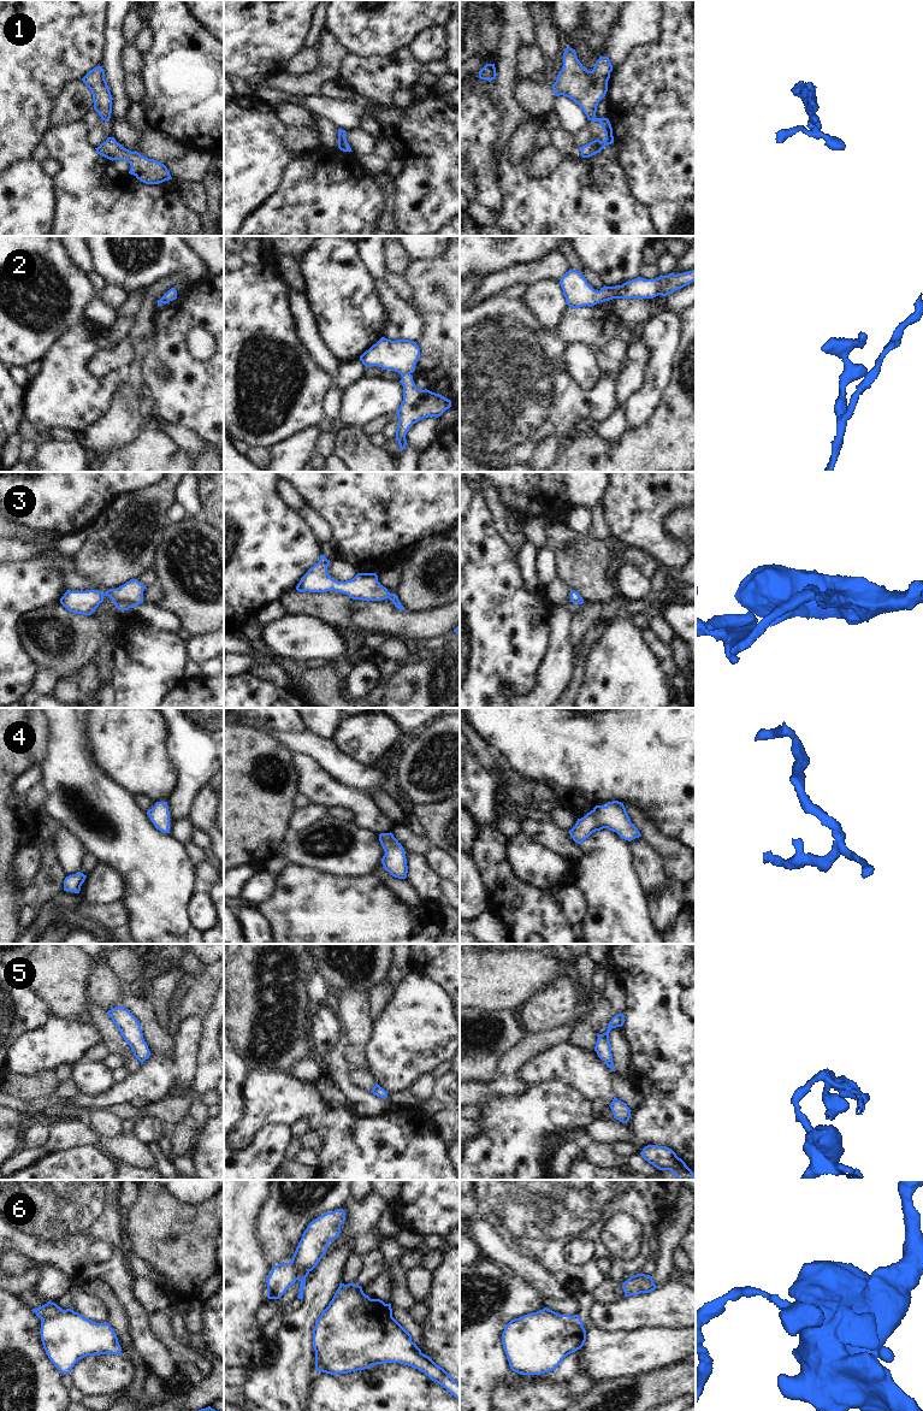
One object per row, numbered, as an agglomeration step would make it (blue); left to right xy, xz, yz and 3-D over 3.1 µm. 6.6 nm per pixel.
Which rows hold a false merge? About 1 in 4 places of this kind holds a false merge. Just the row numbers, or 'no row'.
6

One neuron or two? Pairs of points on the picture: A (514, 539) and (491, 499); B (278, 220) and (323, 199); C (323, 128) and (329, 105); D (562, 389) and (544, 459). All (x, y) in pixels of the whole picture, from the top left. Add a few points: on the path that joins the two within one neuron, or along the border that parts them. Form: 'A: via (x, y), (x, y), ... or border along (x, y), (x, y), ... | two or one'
A: via (503, 530), (495, 509) | one
B: via (289, 220), (301, 220), (312, 210) | one
C: border along (313, 117), (325, 117), (338, 128) | two
D: border along (560, 437), (556, 435), (546, 436), (531, 456) | two

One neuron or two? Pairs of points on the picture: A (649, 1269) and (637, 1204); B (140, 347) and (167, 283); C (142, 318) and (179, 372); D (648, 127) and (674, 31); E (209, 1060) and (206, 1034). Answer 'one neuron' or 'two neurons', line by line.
A: two neurons
B: one neuron
C: two neurons
D: one neuron
E: one neuron

